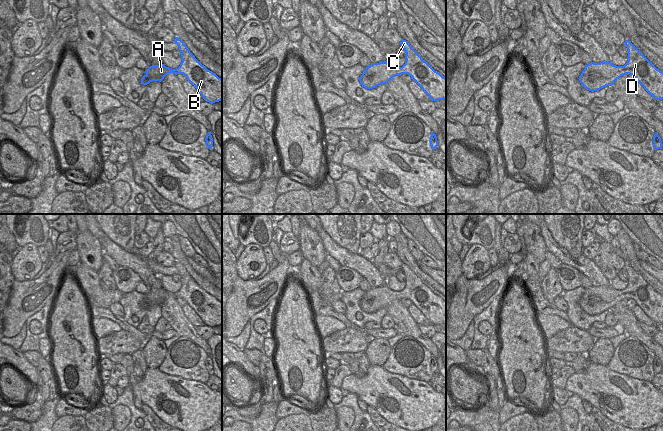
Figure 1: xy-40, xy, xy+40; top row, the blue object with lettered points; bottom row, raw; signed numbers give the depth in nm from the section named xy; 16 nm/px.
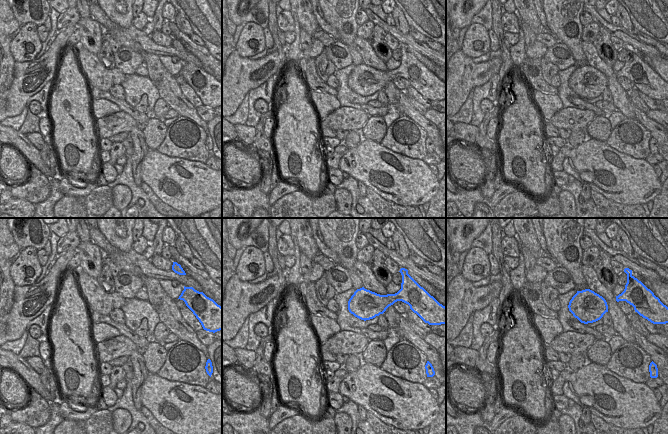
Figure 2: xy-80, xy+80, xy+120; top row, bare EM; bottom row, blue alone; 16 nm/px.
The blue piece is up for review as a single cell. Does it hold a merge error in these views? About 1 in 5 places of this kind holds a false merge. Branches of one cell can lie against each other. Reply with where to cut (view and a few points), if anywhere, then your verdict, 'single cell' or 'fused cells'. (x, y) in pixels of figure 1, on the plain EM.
no cut; single cell

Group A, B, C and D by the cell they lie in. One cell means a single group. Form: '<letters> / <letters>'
A B C D

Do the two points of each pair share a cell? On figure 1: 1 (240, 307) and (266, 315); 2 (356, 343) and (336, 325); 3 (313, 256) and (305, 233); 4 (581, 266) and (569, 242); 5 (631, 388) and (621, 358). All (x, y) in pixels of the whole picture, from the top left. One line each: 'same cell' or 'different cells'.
1: different cells
2: different cells
3: same cell
4: different cells
5: different cells

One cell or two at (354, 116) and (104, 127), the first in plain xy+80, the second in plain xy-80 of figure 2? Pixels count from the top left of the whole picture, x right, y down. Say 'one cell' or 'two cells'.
one cell

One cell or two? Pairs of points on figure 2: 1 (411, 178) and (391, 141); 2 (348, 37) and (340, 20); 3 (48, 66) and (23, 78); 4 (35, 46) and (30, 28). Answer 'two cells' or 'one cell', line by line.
1: two cells
2: one cell
3: one cell
4: one cell

